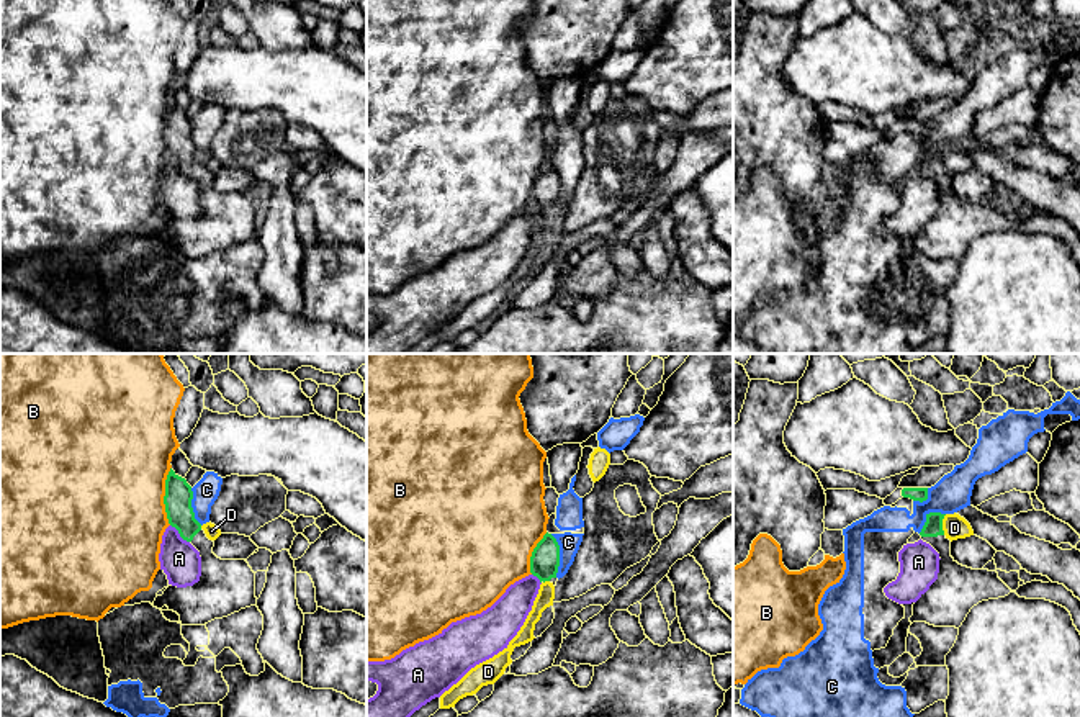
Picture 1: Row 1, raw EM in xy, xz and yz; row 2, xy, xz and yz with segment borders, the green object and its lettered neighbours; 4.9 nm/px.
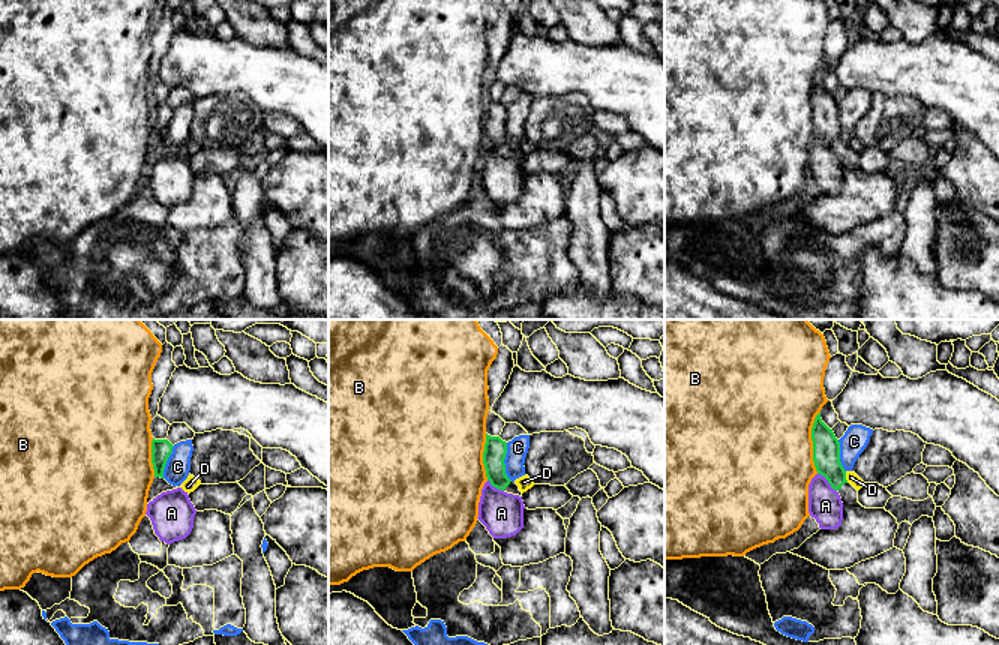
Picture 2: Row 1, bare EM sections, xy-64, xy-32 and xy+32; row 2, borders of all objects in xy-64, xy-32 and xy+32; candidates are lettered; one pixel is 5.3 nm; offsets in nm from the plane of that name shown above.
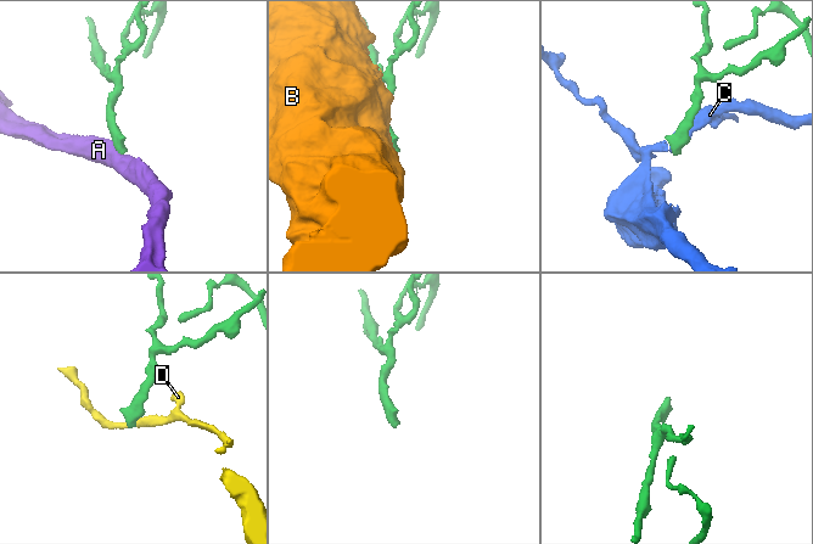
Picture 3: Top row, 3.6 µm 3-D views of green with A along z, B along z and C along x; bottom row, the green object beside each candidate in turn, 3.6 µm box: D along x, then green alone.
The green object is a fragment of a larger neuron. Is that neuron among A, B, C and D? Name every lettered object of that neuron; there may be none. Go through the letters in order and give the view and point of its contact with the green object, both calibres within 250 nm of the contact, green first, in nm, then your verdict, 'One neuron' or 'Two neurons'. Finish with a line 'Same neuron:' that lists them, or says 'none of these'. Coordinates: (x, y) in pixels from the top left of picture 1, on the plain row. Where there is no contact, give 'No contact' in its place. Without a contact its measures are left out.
A: Touches green at xy (179, 166). Thickness 140 nm (green) against 190 nm. Two neurons
B: Touches green at xy (164, 130). Thickness 140 nm (green) against 500 nm. Two neurons
C: Touches green at xz (558, 189). Thickness 140 nm (green) against 100 nm. Two neurons
D: Touches green at yz (941, 157). Thickness 90 nm (green) against 120 nm. Two neurons
Same neuron: none of these

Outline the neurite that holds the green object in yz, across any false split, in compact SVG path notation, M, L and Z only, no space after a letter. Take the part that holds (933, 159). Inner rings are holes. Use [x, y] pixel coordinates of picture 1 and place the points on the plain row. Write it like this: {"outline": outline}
{"outline": "M929 146L920 165L921 174L939 187L938 213L913 237L910 255L959 262L974 239L1013 226L997 205L972 203L951 190L951 174L944 169L946 147Z"}

